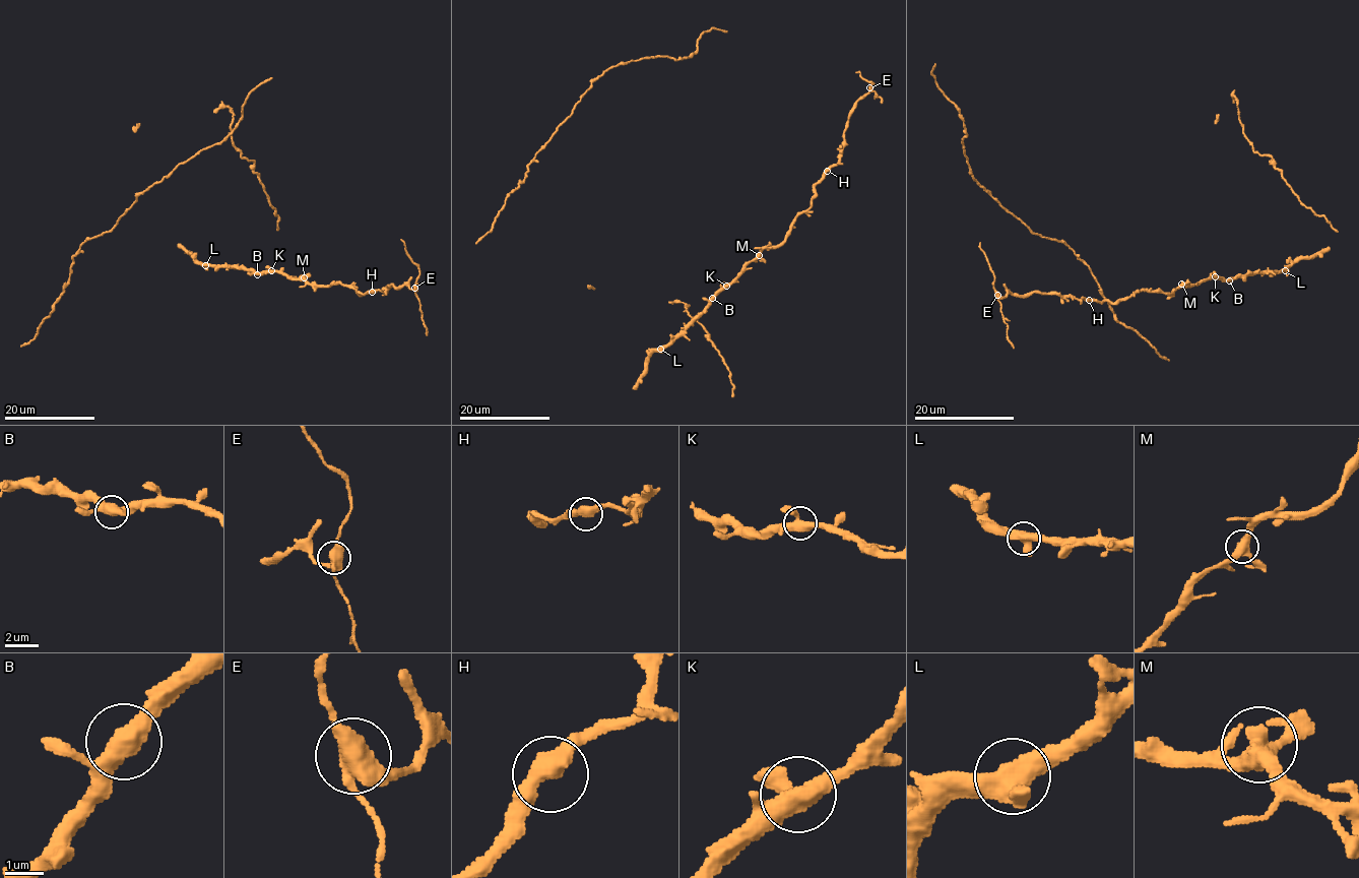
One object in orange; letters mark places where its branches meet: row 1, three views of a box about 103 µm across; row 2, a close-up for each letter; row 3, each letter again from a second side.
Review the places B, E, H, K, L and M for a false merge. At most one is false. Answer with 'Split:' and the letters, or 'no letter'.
Split: E

